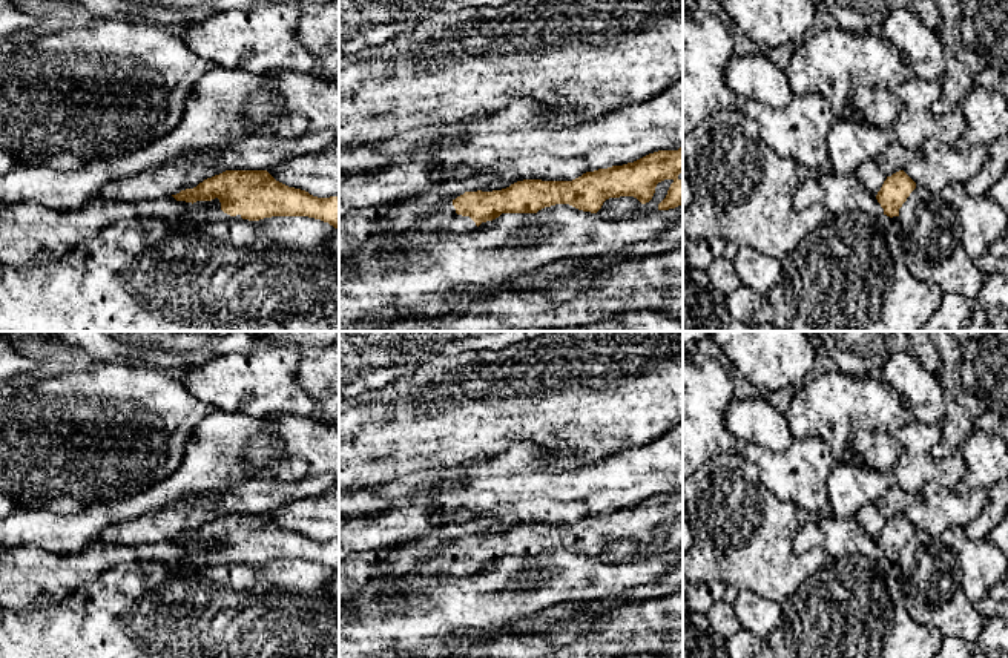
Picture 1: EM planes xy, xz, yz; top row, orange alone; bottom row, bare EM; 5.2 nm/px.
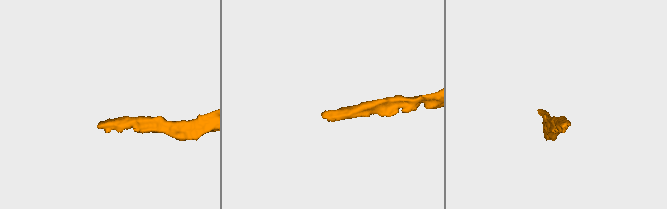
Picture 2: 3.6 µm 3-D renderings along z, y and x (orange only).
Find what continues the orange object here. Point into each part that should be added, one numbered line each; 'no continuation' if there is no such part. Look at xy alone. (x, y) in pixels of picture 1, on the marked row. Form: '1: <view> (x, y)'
1: xy (209, 213)

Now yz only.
1: yz (890, 224)

